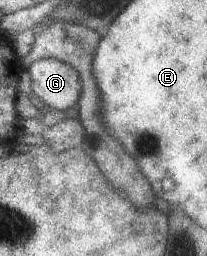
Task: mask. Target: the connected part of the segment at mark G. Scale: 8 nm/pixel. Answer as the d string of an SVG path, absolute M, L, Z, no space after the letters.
M55 58L38 59L27 69L32 78L32 93L53 110L77 106L81 95L79 74Z

